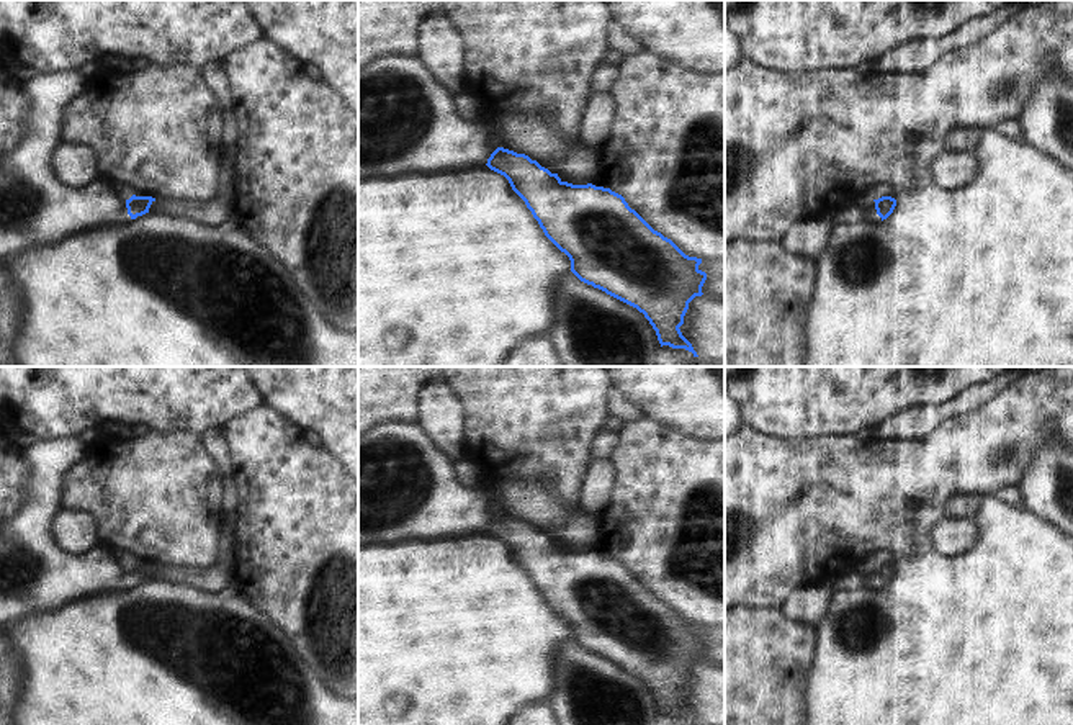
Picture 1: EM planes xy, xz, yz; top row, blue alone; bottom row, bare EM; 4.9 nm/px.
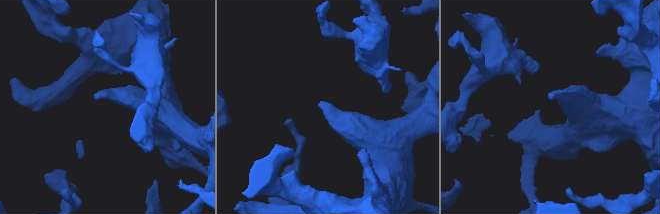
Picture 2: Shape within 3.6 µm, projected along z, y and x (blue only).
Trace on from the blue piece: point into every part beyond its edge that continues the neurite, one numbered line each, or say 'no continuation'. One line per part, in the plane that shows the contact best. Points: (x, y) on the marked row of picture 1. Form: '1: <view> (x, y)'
1: yz (870, 215)

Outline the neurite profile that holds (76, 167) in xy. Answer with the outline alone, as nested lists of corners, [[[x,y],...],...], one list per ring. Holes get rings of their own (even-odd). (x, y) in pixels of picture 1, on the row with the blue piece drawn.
[[[61,142],[52,152],[51,165],[59,182],[74,190],[80,190],[100,177],[93,152],[82,144]]]

